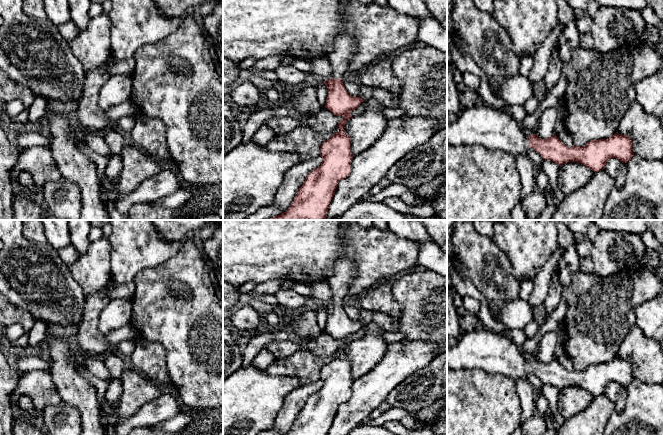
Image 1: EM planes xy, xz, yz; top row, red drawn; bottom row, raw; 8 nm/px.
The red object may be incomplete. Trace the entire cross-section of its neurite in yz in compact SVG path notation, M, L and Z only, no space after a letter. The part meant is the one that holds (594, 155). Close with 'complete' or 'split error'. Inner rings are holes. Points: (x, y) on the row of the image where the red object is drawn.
M482 102L461 110L453 122L447 123L447 145L473 144L503 150L515 156L525 153L530 147L543 159L559 166L577 162L594 172L603 170L611 158L627 163L635 156L631 137L627 135L616 132L607 139L592 140L582 147L567 147L556 135L547 139L541 139L536 134L528 135L504 110Z; split error

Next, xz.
M348 32L338 34L332 51L326 56L333 78L323 83L328 89L324 107L344 117L337 125L340 131L322 143L320 156L323 161L307 175L289 209L268 220L325 220L338 182L350 174L353 155L344 126L352 118L350 113L364 100L349 95L342 78L348 75L348 66L355 52L354 36Z; split error

